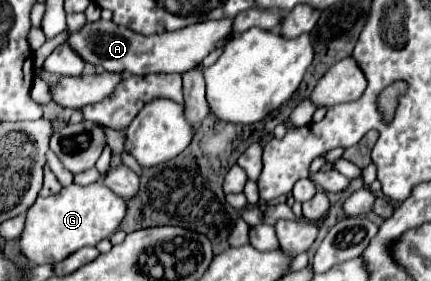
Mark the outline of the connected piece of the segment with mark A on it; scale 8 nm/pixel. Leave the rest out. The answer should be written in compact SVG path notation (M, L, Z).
M217 19L215 23L195 23L191 27L183 27L173 33L161 35L139 35L123 25L115 25L113 21L97 21L87 23L83 31L71 33L69 45L91 65L101 65L105 71L123 71L133 75L147 73L185 73L197 67L213 49L221 47L231 35L233 19Z

